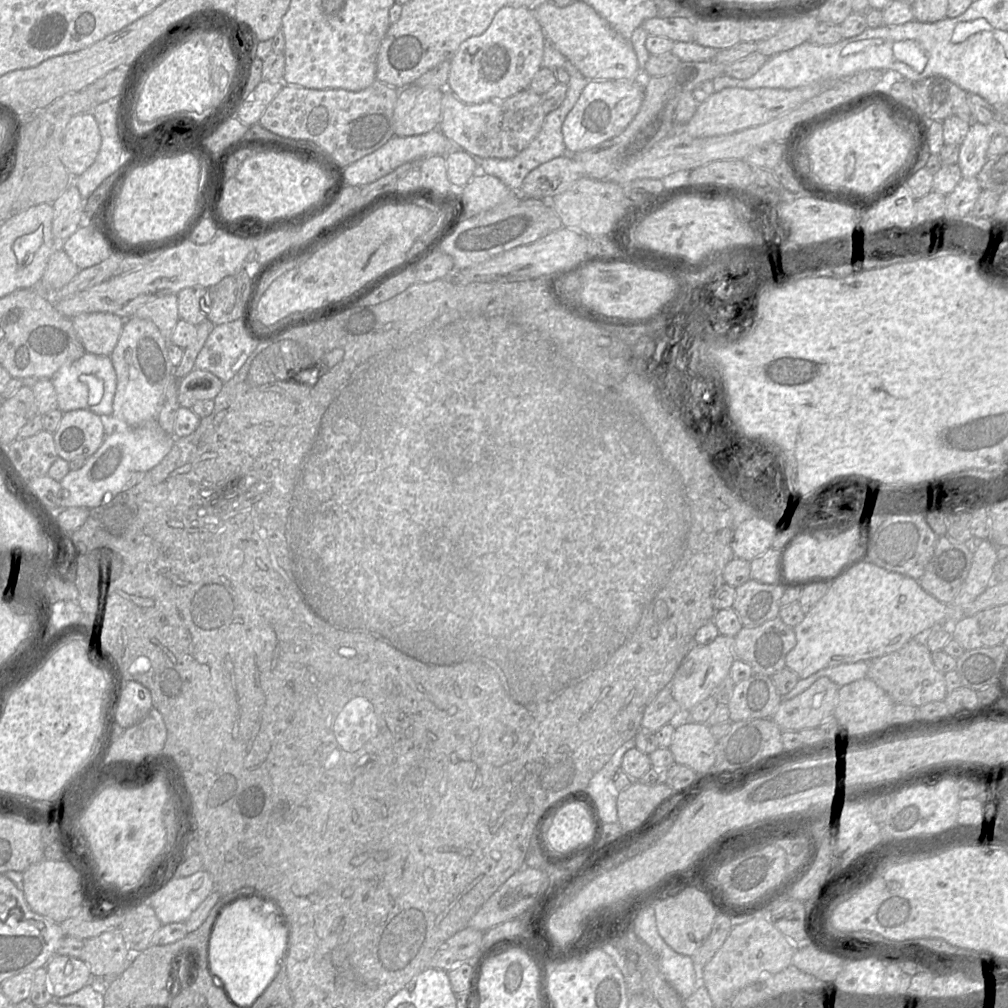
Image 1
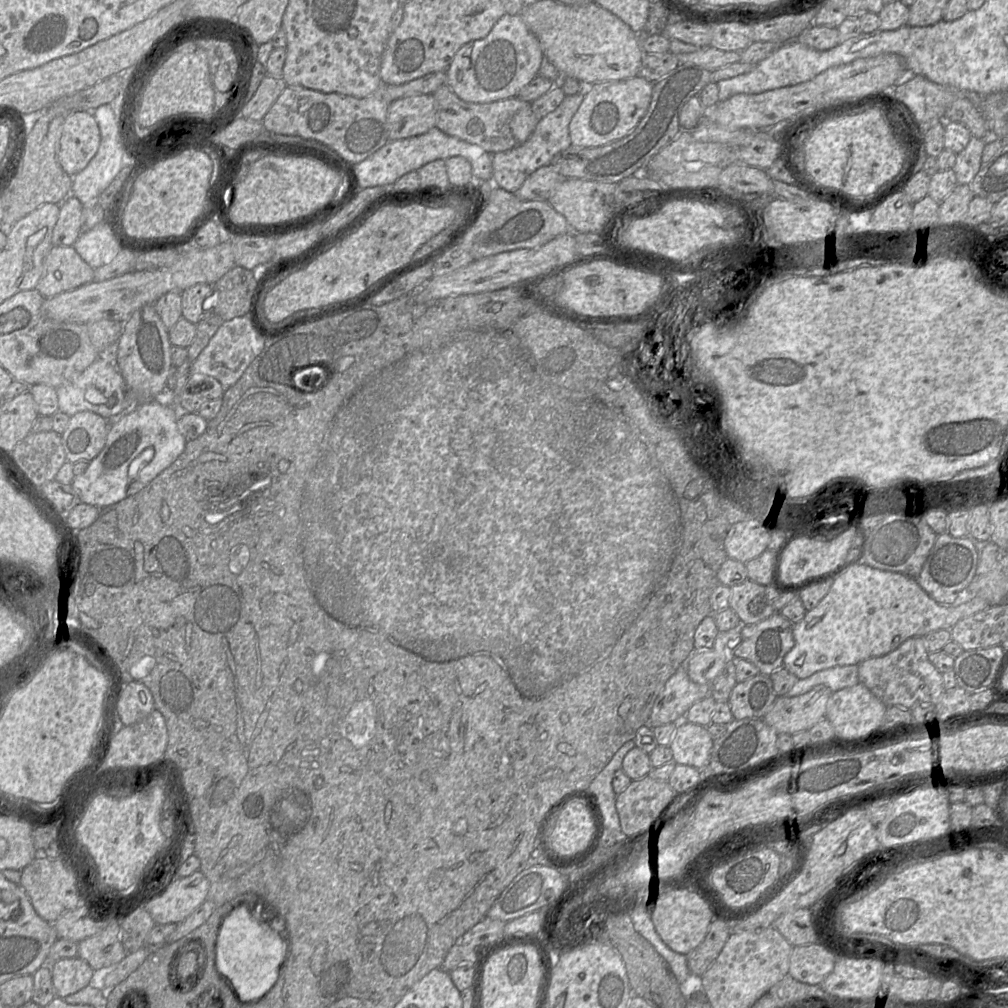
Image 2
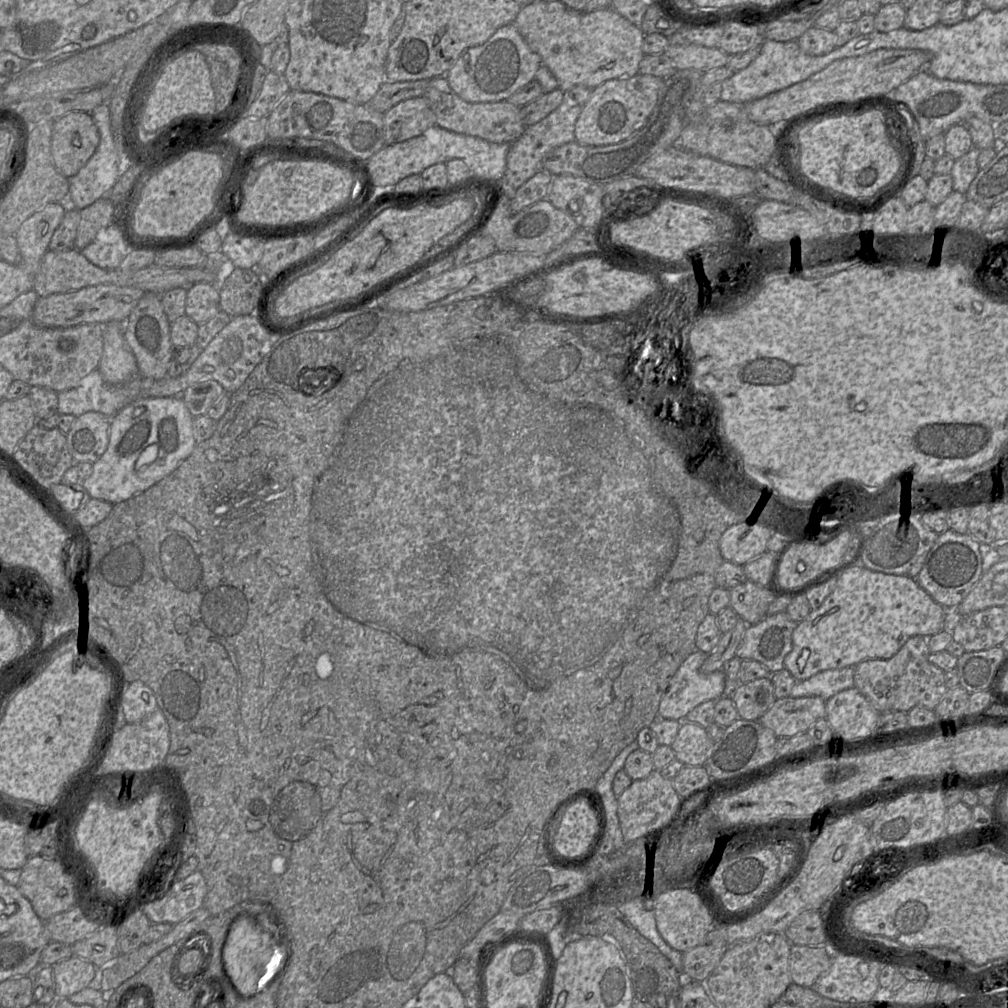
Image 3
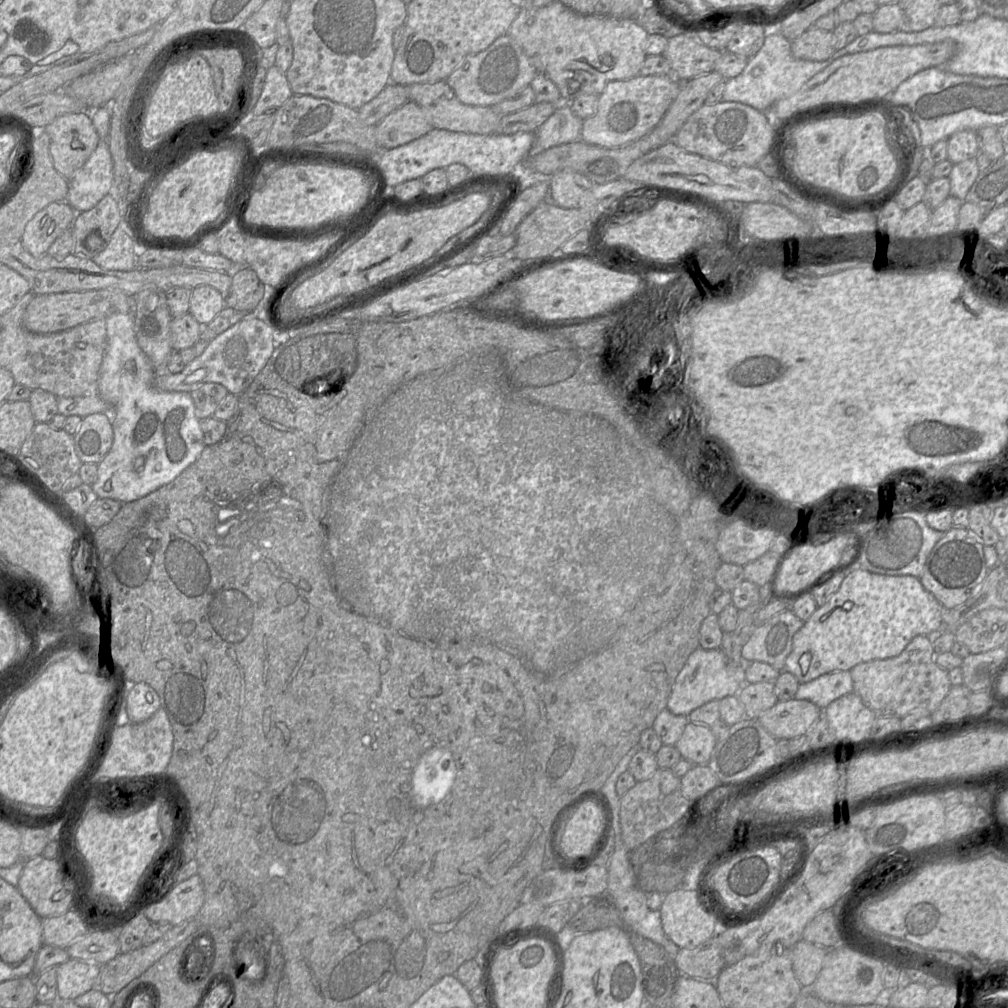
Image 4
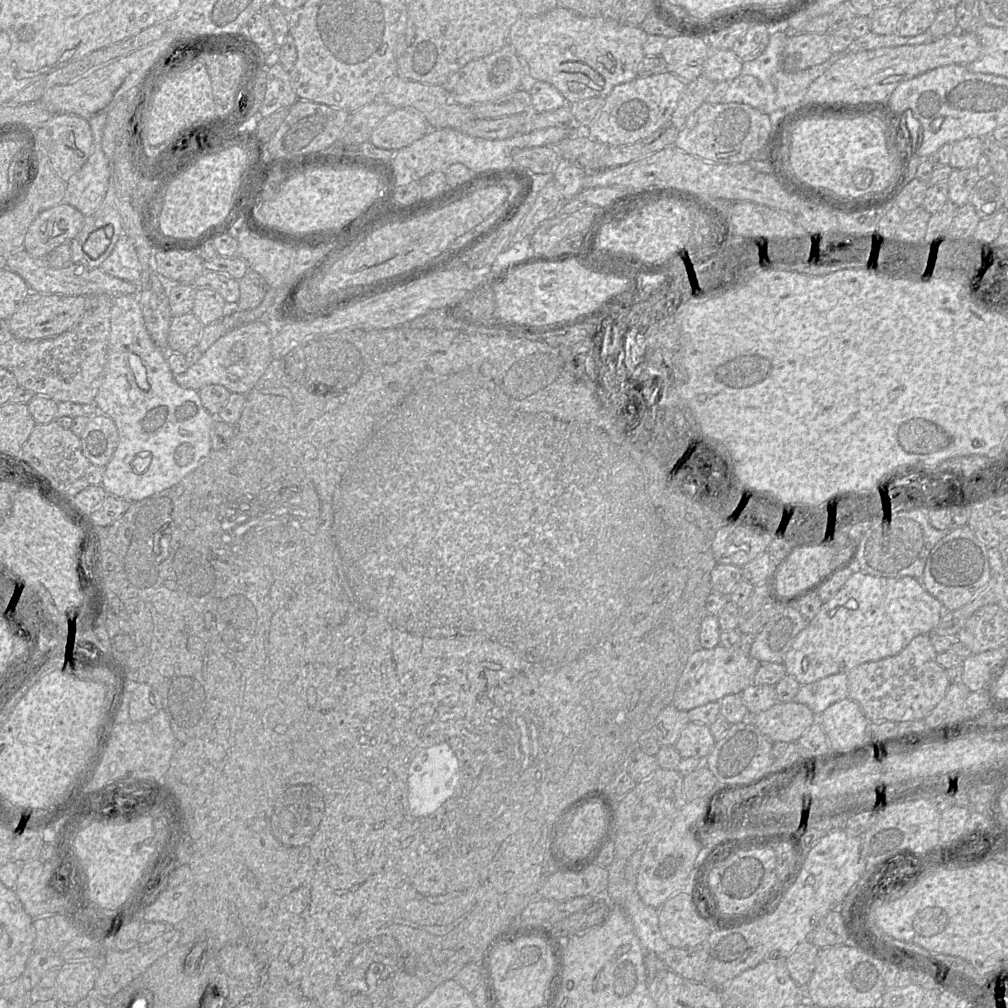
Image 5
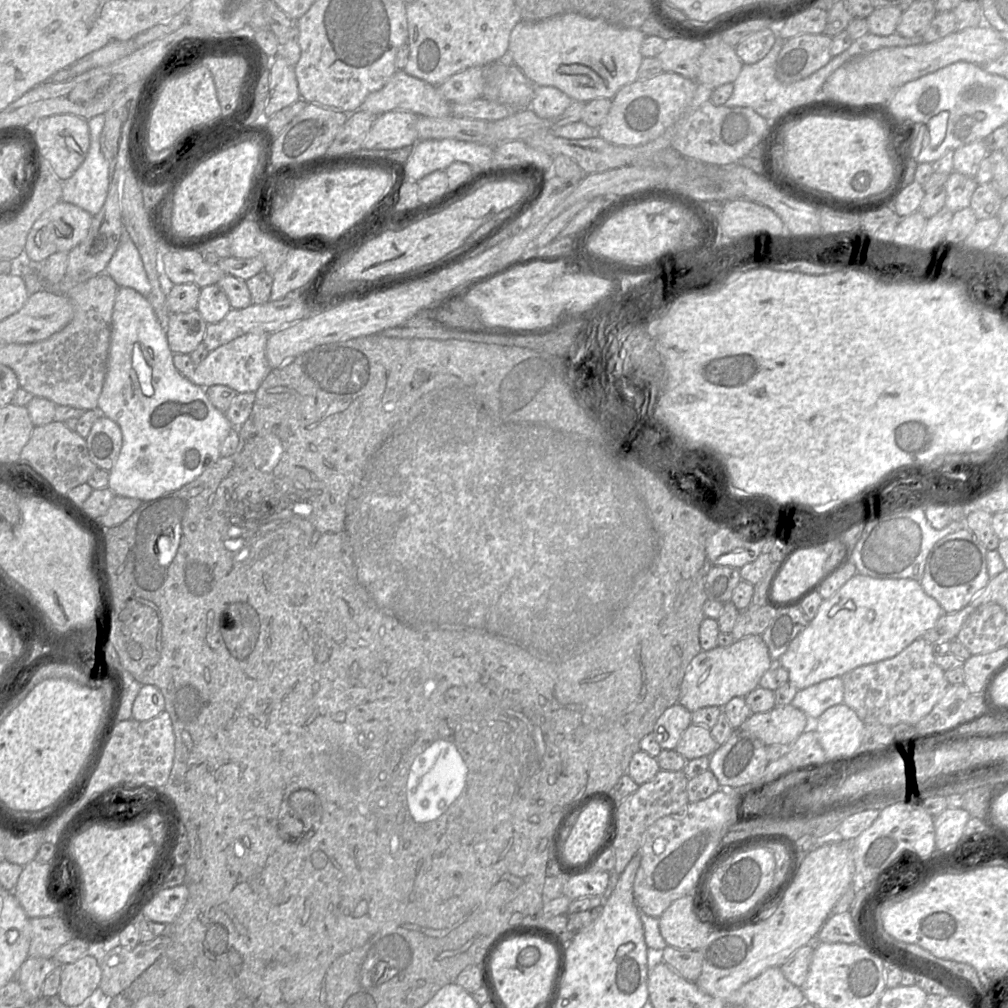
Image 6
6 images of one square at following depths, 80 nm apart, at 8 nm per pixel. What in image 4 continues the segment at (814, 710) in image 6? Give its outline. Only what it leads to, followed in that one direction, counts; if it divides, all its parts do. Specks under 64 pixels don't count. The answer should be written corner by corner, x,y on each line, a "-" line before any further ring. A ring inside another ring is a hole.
833,671
810,682
801,683
794,698
808,700
824,710
834,700
853,691
851,672

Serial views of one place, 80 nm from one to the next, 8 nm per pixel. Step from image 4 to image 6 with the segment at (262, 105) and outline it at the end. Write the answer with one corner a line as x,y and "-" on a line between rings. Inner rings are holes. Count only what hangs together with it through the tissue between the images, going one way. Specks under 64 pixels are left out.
281,55
272,58
269,71
269,96
264,110
267,117
301,98
294,66
289,65

